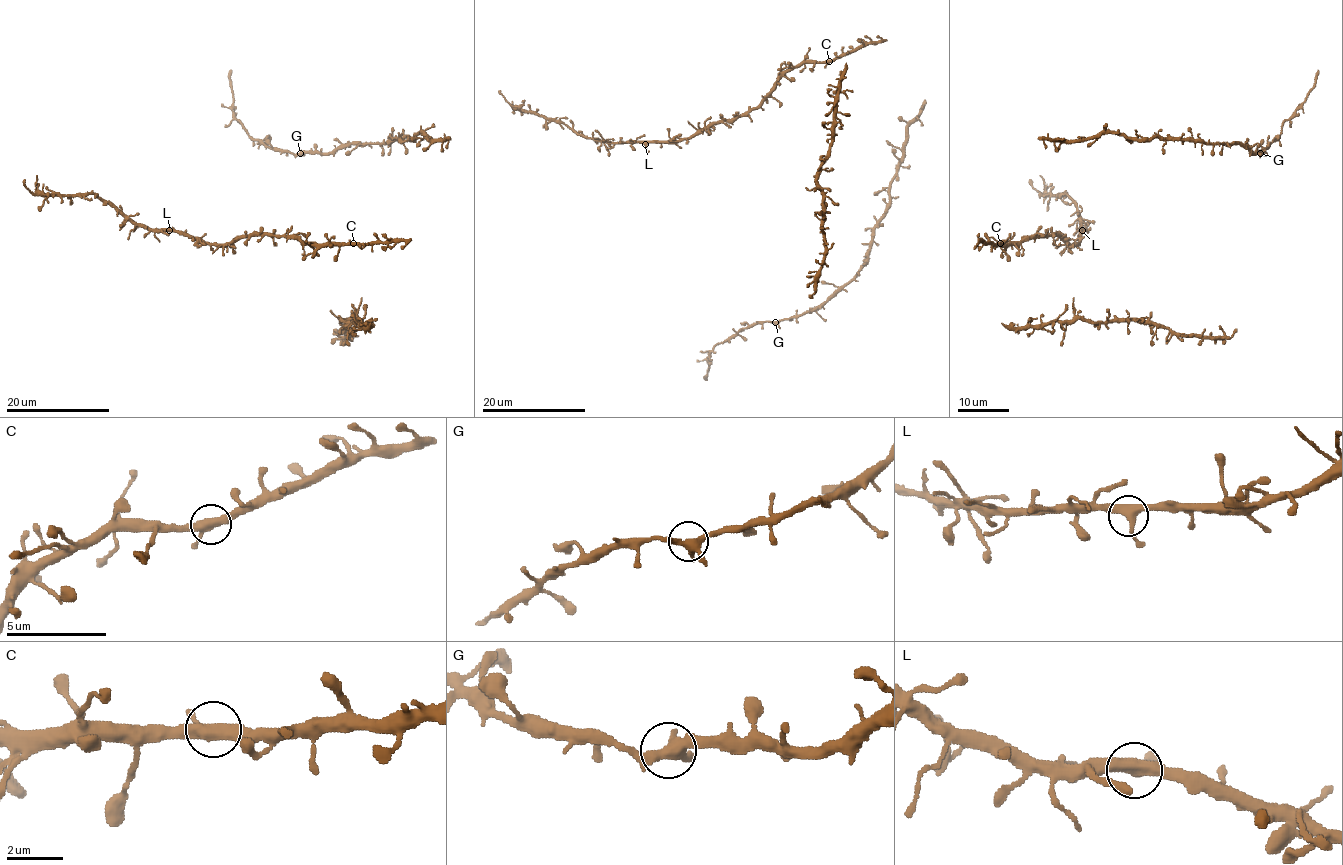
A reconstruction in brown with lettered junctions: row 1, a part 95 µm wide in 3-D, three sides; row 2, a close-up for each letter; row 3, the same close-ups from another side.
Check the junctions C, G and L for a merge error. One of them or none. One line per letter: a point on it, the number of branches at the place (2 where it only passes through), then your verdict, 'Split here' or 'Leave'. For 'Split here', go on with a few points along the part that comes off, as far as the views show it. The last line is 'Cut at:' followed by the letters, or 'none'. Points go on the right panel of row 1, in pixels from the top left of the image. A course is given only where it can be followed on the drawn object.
C: Place: (1000, 243). Branches: 3. Leave
G: Place: (1260, 153). Branches: 3. Leave
L: Place: (1082, 230). Branches: 3. Leave
Cut at: none

